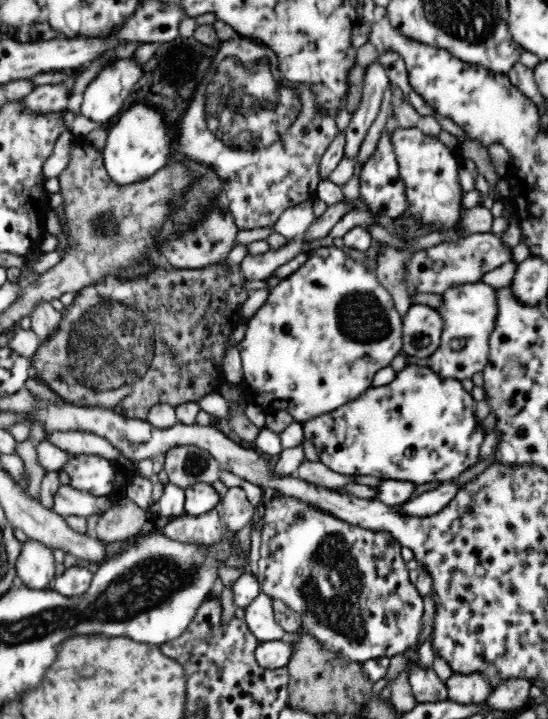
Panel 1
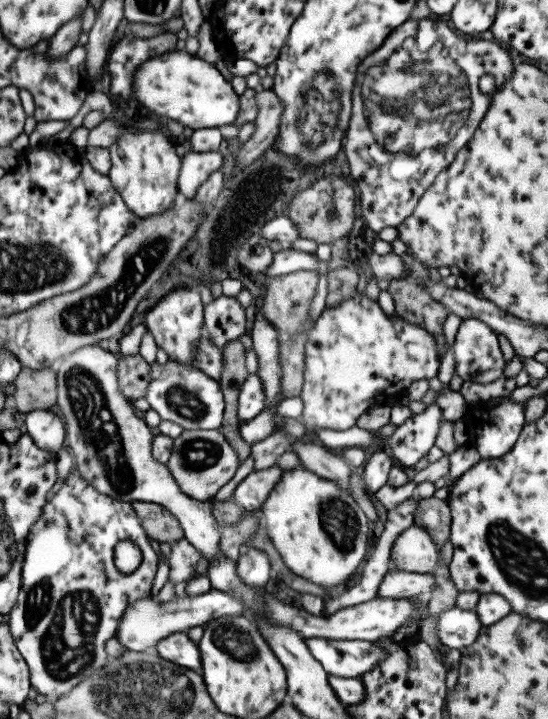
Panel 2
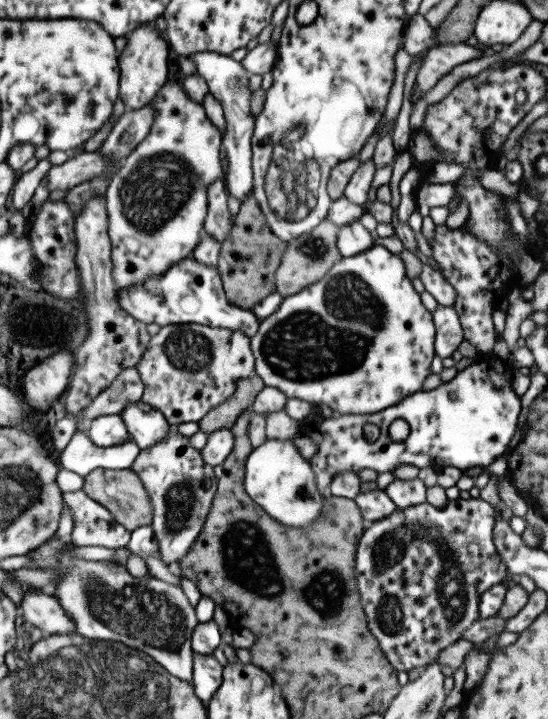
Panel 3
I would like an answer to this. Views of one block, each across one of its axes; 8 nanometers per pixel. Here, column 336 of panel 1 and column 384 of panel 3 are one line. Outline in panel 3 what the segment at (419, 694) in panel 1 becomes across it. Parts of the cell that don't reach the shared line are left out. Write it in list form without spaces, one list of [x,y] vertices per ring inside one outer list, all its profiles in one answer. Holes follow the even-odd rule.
[[[457,497],[447,499],[441,507],[422,502],[396,508],[362,532],[354,557],[355,572],[359,572],[359,600],[369,632],[396,671],[409,672],[413,668],[421,668],[433,662],[443,648],[462,638],[463,632],[478,619],[480,594],[502,582],[509,573],[493,546],[495,513],[495,508],[479,497]]]

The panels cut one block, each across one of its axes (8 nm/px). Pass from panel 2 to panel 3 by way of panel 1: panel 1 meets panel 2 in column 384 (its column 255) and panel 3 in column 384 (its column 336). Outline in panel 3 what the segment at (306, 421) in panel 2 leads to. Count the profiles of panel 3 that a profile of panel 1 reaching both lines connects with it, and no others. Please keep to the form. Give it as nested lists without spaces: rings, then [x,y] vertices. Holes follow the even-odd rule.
[[[375,244],[355,256],[342,256],[331,265],[321,280],[285,297],[273,314],[261,320],[256,333],[250,338],[250,349],[254,358],[253,374],[259,376],[265,386],[276,388],[282,392],[287,399],[298,398],[310,402],[311,406],[325,405],[335,414],[361,414],[361,416],[377,414],[377,412],[397,404],[403,397],[421,391],[423,380],[431,374],[430,362],[435,353],[434,324],[431,313],[423,307],[419,300],[419,293],[411,286],[410,279],[405,275],[405,267],[399,259],[399,255],[391,253],[388,246]]]

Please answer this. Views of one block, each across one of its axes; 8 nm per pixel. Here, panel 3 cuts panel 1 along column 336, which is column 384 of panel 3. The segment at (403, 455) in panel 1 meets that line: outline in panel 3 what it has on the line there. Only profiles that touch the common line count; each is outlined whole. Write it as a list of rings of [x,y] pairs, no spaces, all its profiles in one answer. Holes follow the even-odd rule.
[[[484,356],[436,388],[414,392],[377,414],[334,413],[331,418],[324,418],[315,411],[311,412],[302,419],[298,433],[306,435],[317,445],[317,452],[307,461],[315,475],[318,493],[327,493],[327,485],[339,471],[356,474],[361,469],[369,469],[383,473],[392,472],[401,464],[411,464],[417,469],[429,467],[435,473],[447,466],[463,472],[464,469],[491,464],[506,453],[521,409],[519,396],[511,388],[512,371],[505,360]],[[397,419],[409,425],[409,434],[403,442],[393,442],[387,436],[389,424]],[[365,424],[373,424],[379,429],[379,438],[375,442],[365,440],[362,434]]]

